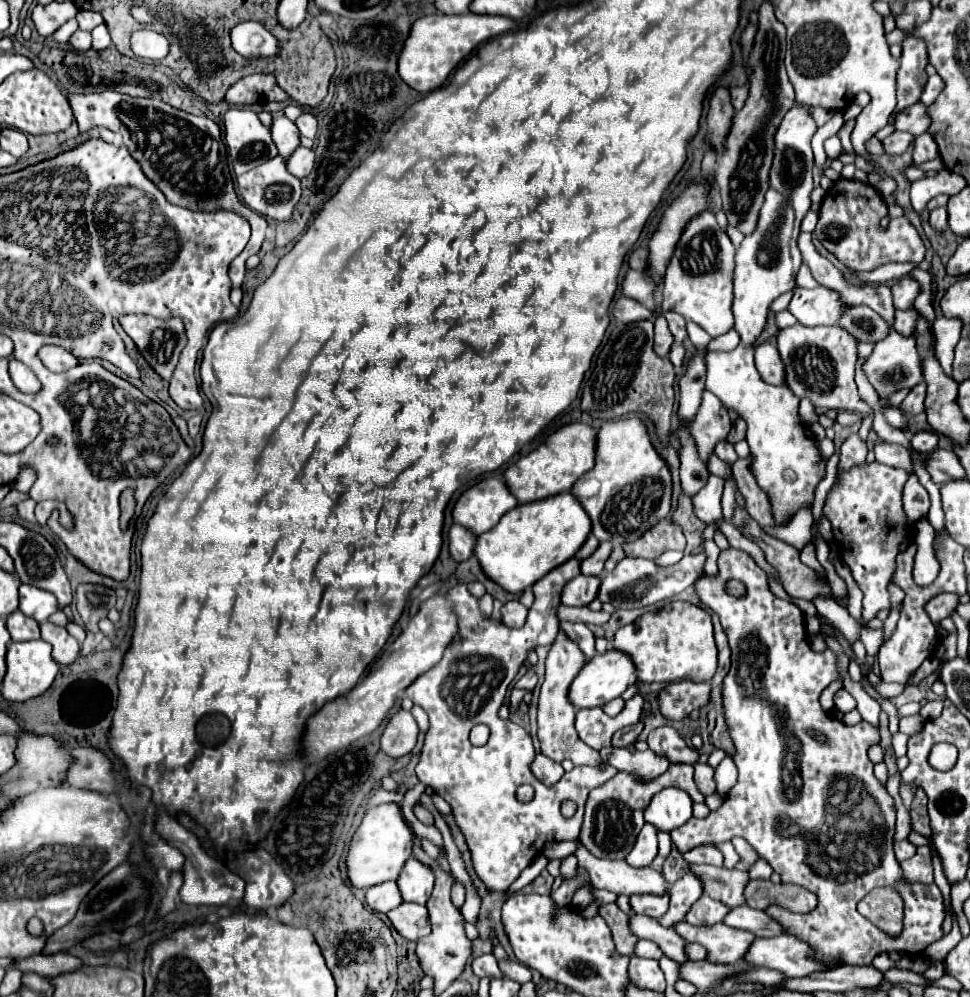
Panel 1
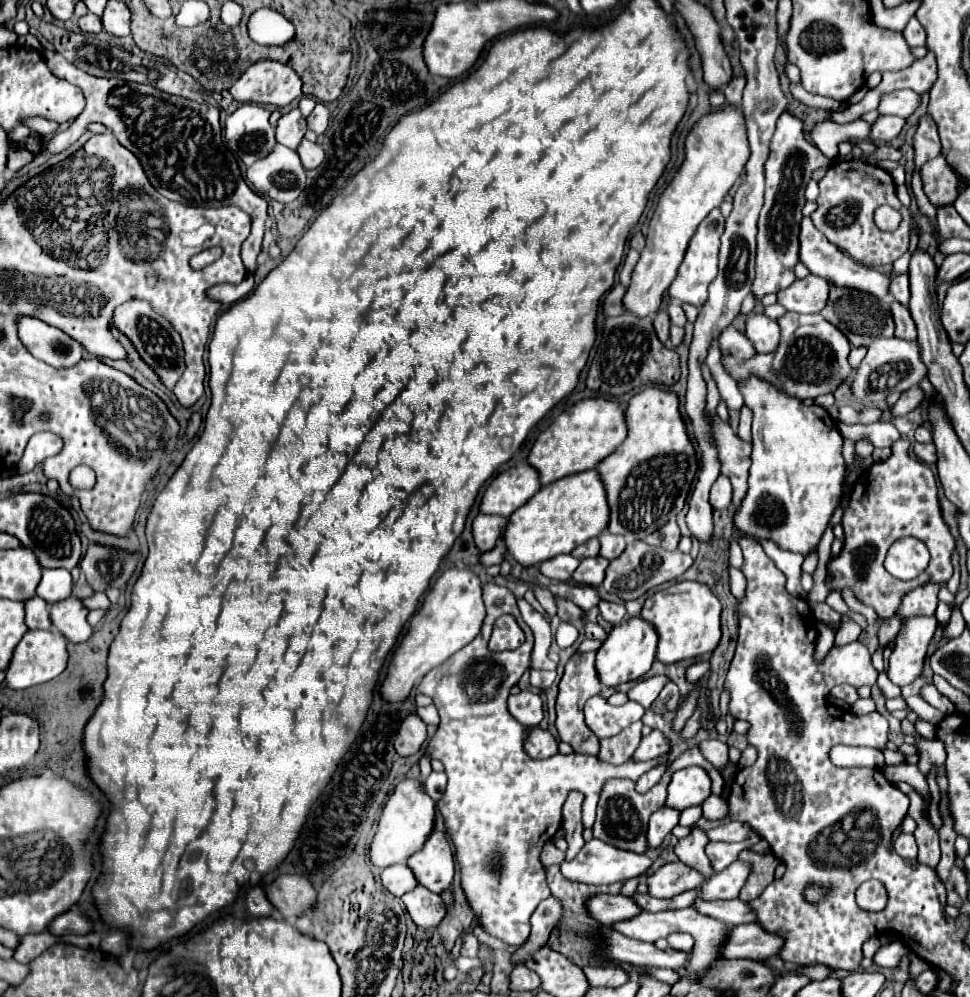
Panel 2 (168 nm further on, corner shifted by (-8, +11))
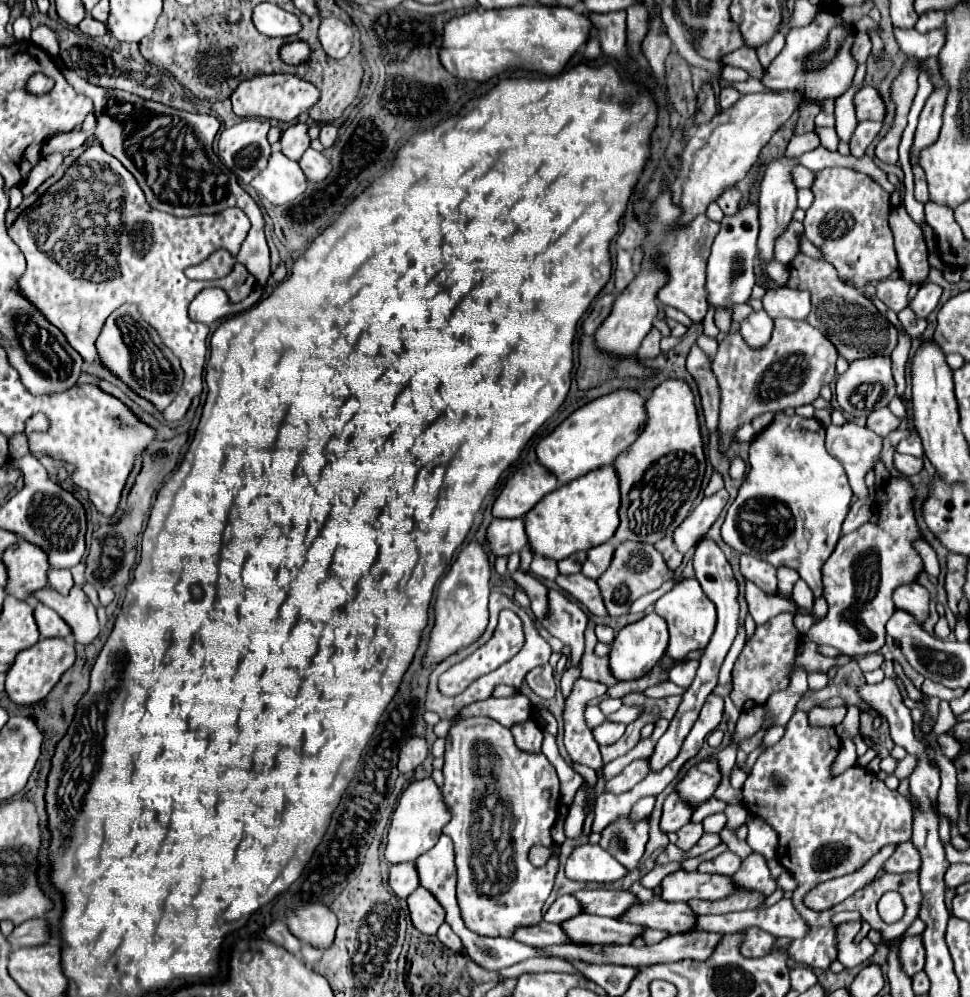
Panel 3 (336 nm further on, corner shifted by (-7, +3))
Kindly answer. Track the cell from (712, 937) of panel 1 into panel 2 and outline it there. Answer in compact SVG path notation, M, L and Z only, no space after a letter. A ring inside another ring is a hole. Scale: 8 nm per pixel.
M694 908L666 910L666 912L656 912L656 914L652 914L652 912L640 912L640 916L634 916L632 920L614 922L612 928L616 928L624 936L630 936L630 938L636 938L636 940L644 940L644 942L656 942L658 938L666 938L672 932L688 932L688 934L692 934L694 944L696 944L696 952L692 952L692 966L690 968L692 968L692 974L696 974L696 978L698 978L700 972L704 972L706 968L710 968L716 958L720 958L718 946L724 944L726 930L728 930L728 926L722 924L720 920L702 916Z

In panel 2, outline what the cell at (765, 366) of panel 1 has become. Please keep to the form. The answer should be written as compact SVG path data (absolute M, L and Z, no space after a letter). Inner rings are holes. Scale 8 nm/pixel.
M752 312L746 318L746 332L744 334L748 336L748 340L752 340L752 346L760 354L774 352L780 342L780 328L778 328L776 320L770 320L768 316L758 314L758 312Z

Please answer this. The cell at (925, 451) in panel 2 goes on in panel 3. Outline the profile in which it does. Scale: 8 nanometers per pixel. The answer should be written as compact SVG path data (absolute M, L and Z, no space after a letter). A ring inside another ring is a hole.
M895 454L895 468L903 476L915 476L923 470L923 458L909 456L909 454Z

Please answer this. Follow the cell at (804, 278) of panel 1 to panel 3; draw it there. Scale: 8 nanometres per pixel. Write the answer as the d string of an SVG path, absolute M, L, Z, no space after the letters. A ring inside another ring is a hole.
M769 262L769 264L765 265L765 272L767 272L779 286L785 286L785 284L789 282L789 268L787 268L785 264L781 264L781 262Z

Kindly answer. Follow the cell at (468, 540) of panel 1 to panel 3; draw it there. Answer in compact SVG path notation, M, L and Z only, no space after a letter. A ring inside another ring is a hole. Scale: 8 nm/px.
M495 518L487 528L487 542L495 556L509 556L513 552L519 552L527 544L523 520Z

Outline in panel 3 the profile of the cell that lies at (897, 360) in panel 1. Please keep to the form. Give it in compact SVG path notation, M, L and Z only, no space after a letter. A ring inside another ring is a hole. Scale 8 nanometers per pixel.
M869 356L869 358L853 360L849 364L849 370L837 378L835 394L841 410L853 418L867 418L873 410L887 406L897 396L897 384L891 372L891 358Z

